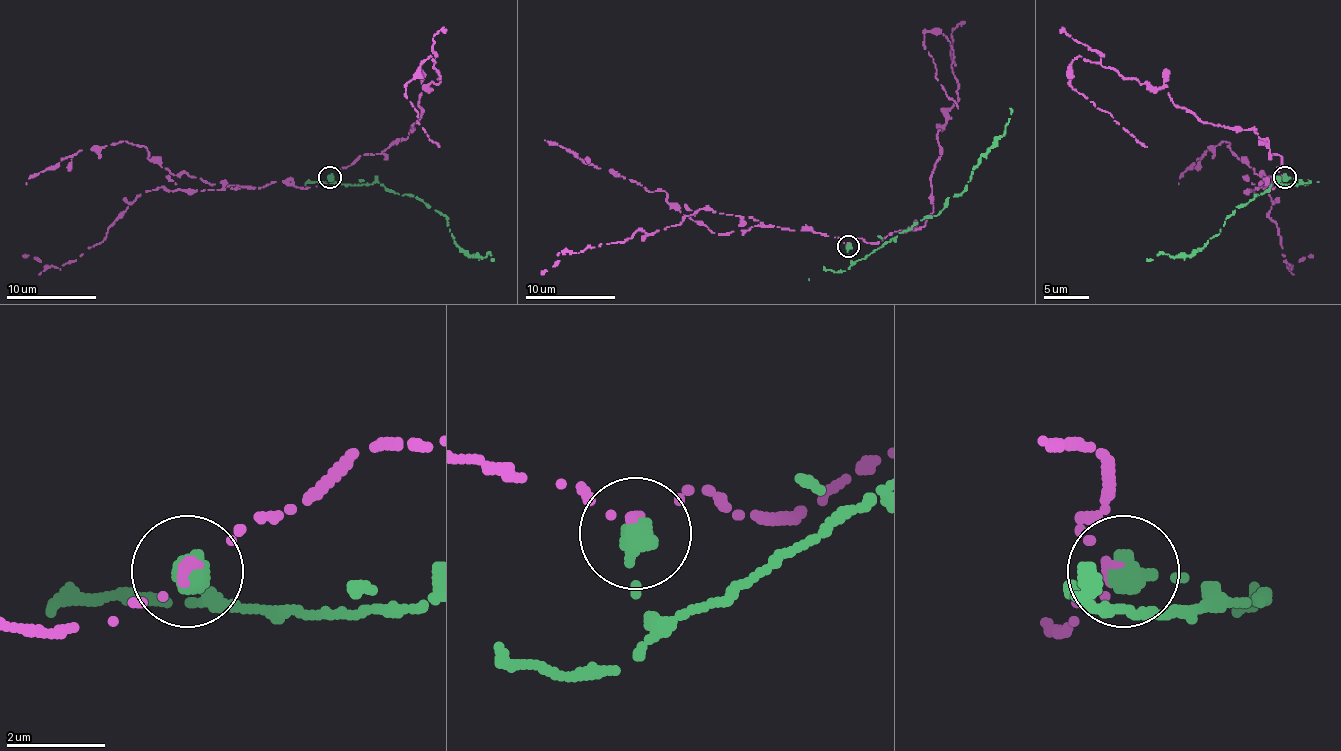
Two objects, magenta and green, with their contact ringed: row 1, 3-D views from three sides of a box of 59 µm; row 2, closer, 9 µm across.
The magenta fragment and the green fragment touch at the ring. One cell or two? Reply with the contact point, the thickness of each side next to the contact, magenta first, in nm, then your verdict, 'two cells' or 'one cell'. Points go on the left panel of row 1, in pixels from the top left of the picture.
place (330, 177); calibres 170 and 480 nm; two cells

